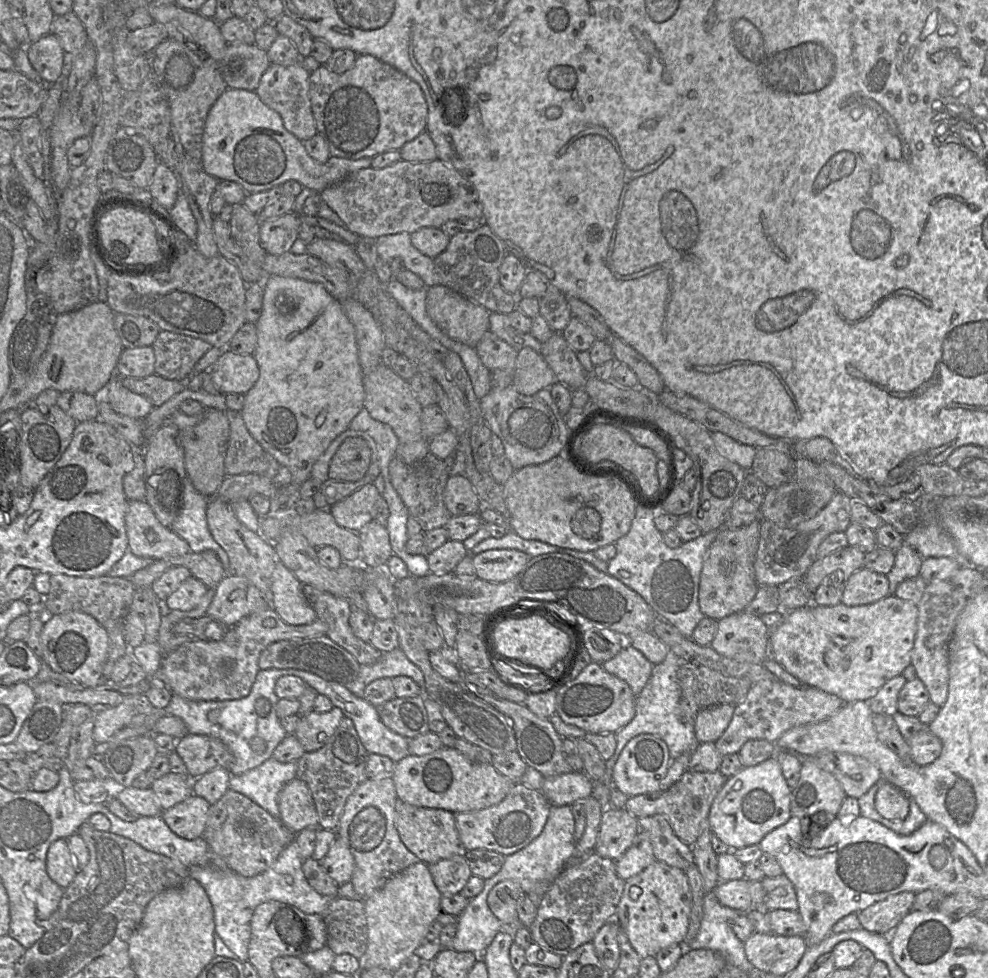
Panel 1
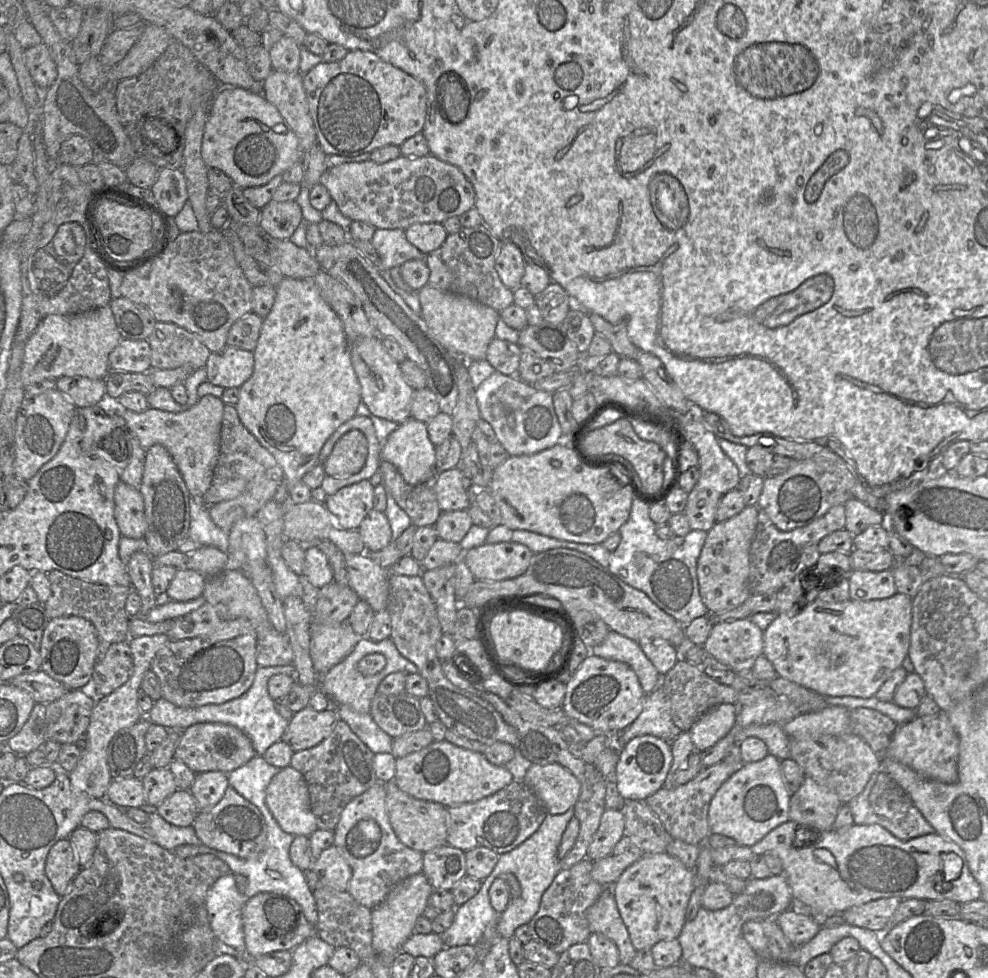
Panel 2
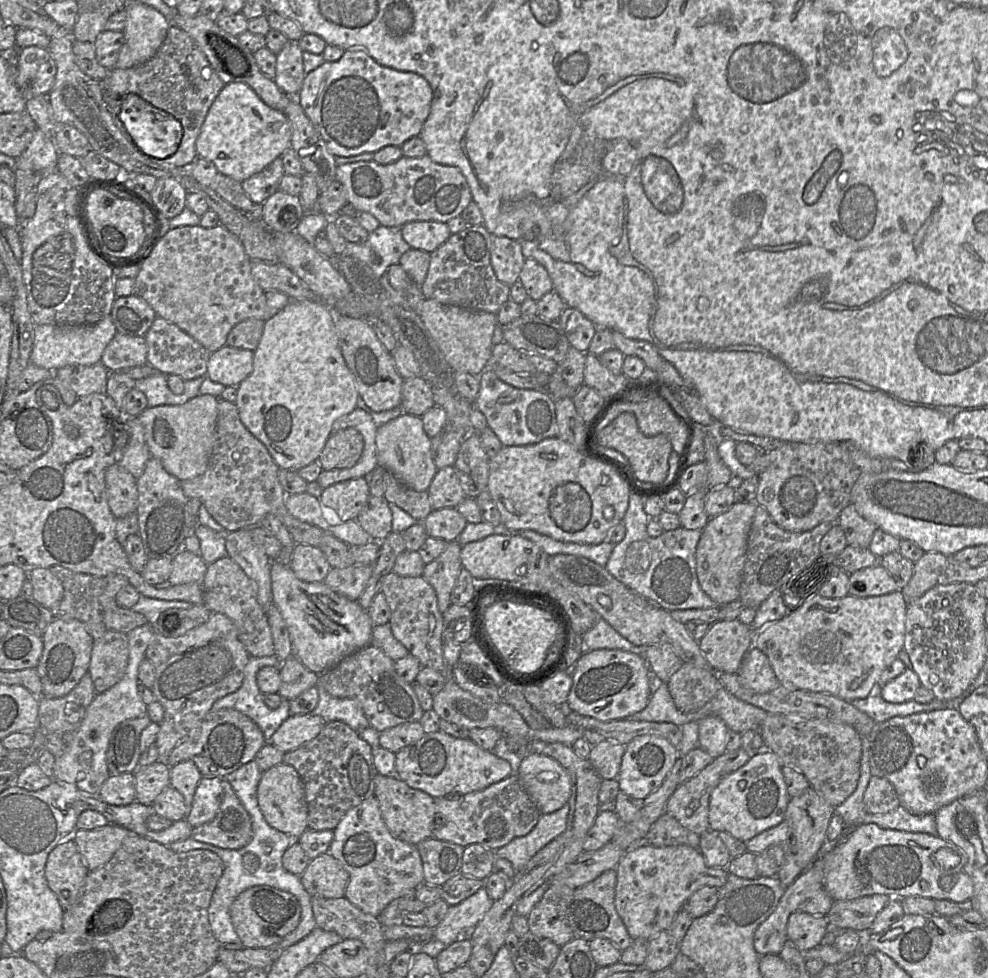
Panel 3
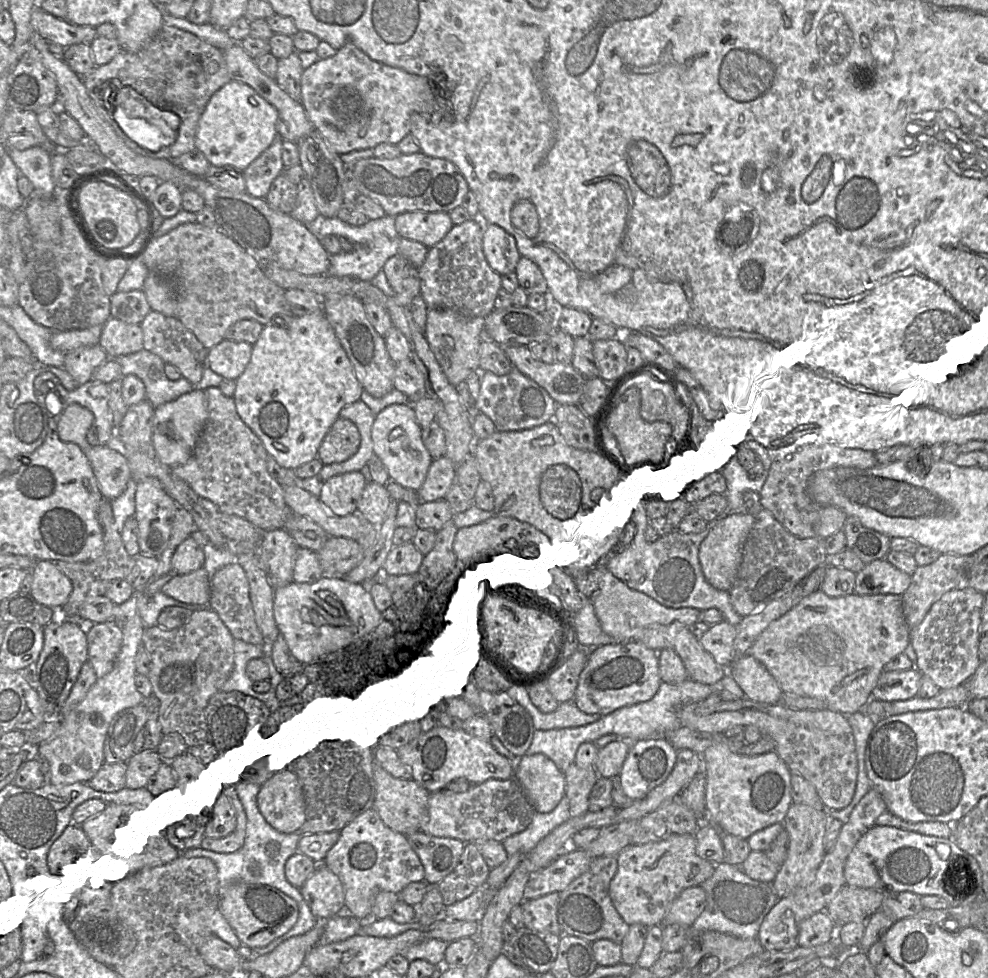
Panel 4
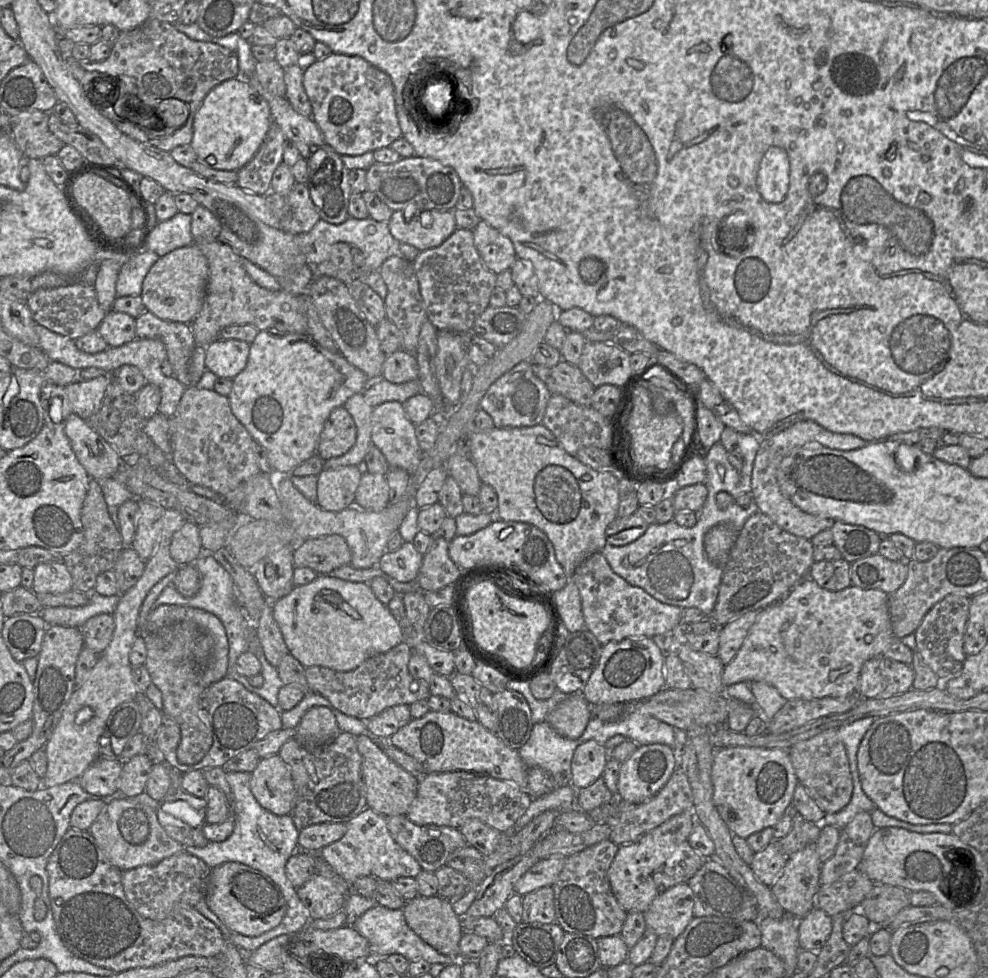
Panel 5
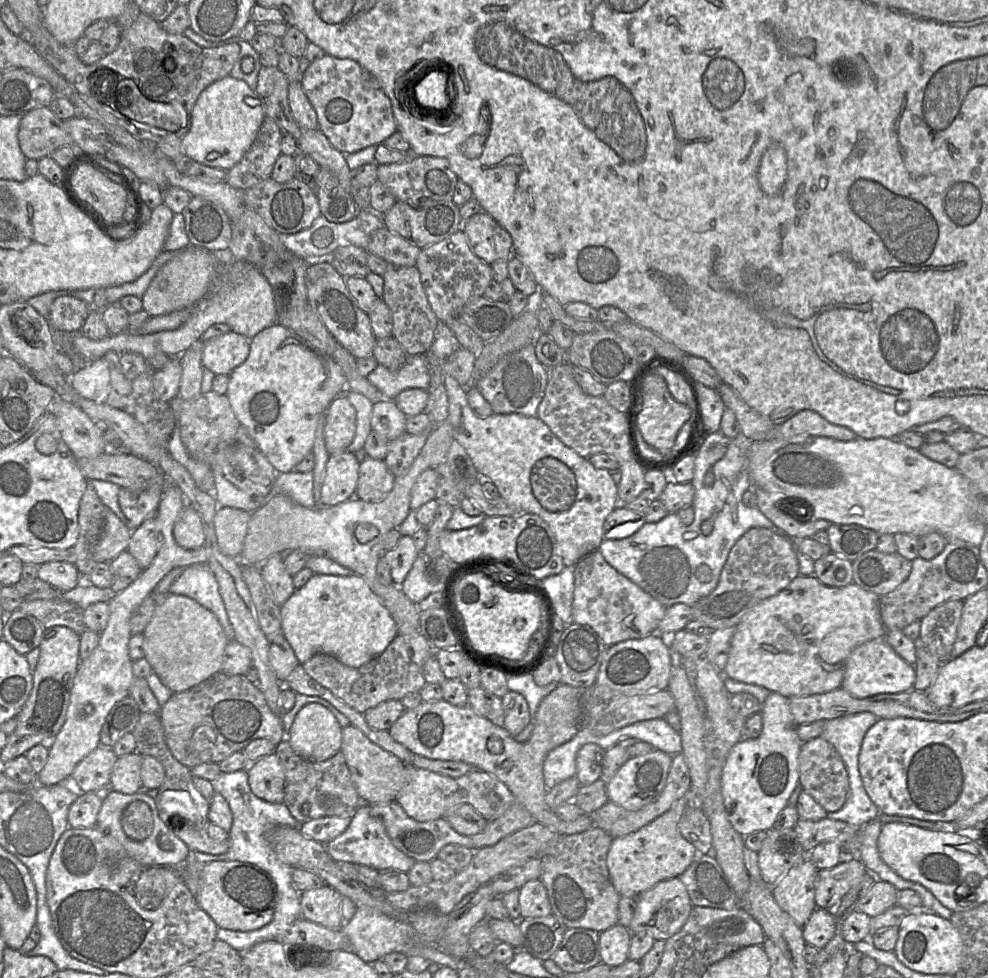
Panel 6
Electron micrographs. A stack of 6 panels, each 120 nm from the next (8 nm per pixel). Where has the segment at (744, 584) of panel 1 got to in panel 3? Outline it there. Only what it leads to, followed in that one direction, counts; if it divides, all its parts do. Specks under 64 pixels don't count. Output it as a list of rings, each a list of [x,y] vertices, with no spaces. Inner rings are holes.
[[[736,502],[727,512],[711,517],[703,528],[696,549],[696,572],[701,589],[719,605],[739,599],[746,562],[748,537],[757,507],[755,502]]]

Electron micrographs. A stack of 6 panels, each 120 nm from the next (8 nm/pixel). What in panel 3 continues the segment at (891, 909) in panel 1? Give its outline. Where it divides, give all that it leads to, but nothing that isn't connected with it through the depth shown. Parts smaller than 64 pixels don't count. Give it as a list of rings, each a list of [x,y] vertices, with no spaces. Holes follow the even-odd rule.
[[[884,894],[834,901],[827,914],[827,919],[834,929],[851,929],[869,934],[876,916],[890,901],[891,897]]]

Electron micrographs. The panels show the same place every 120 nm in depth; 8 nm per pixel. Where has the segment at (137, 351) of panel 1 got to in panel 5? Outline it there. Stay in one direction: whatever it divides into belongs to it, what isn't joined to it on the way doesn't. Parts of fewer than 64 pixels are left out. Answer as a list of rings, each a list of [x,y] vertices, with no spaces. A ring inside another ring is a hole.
[[[107,310],[97,331],[110,347],[119,347],[135,338],[136,318],[115,310]]]

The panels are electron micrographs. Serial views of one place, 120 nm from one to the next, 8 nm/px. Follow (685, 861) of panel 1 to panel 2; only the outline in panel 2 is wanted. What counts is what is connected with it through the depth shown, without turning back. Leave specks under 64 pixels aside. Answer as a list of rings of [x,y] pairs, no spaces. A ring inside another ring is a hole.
[[[626,800],[621,812],[625,817],[625,835],[629,836],[644,854],[666,852],[673,838],[645,801]]]

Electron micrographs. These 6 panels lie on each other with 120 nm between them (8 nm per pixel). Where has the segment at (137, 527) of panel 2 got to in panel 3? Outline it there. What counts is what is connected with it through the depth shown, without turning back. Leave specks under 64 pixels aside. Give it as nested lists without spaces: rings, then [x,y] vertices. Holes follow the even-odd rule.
[[[119,463],[109,466],[105,472],[107,498],[110,511],[116,519],[136,512],[138,491],[136,479]]]

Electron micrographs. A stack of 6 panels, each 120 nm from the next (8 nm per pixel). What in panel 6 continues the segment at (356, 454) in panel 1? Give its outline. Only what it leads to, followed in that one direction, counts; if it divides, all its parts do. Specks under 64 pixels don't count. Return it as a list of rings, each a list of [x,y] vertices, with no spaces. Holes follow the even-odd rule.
[[[345,394],[337,396],[325,415],[324,441],[329,454],[347,451],[356,433],[356,410]]]

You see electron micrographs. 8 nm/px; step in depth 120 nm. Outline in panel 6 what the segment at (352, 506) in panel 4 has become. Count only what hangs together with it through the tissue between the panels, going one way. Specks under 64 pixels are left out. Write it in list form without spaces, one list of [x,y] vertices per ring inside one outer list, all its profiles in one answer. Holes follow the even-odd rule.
[[[355,453],[330,454],[326,464],[319,506],[335,506],[355,497],[360,463]]]

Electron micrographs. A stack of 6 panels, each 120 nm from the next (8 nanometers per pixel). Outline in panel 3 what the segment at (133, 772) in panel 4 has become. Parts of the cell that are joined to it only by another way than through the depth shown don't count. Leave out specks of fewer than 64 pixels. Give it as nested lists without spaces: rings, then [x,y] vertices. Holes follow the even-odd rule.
[[[161,761],[138,767],[134,772],[135,801],[144,805],[152,805],[156,797],[170,786],[170,768]]]

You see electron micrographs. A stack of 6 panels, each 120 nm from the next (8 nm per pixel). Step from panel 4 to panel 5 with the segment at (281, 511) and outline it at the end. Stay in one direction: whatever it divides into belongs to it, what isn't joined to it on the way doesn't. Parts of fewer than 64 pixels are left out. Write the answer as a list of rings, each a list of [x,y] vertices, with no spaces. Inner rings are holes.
[[[196,385],[186,388],[174,416],[170,419],[170,441],[171,459],[178,471],[190,485],[205,486],[218,493],[220,501],[224,501],[229,493],[261,471],[256,456],[255,439],[233,414],[229,397],[219,394],[215,389],[200,388]]]

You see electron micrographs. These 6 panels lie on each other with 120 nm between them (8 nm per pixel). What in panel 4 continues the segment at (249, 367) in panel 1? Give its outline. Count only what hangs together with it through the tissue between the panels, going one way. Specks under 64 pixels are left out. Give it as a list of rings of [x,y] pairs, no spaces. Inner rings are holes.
[[[224,339],[207,351],[207,367],[224,377],[237,380],[252,355],[252,344]]]

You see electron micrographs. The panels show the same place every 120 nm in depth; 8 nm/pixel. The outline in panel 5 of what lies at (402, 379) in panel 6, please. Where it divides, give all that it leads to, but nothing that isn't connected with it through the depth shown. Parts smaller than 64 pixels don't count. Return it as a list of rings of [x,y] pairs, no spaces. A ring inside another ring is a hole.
[[[379,376],[367,380],[362,394],[366,403],[374,408],[387,401],[403,403],[420,393],[423,393],[423,389],[419,379],[395,384]]]

